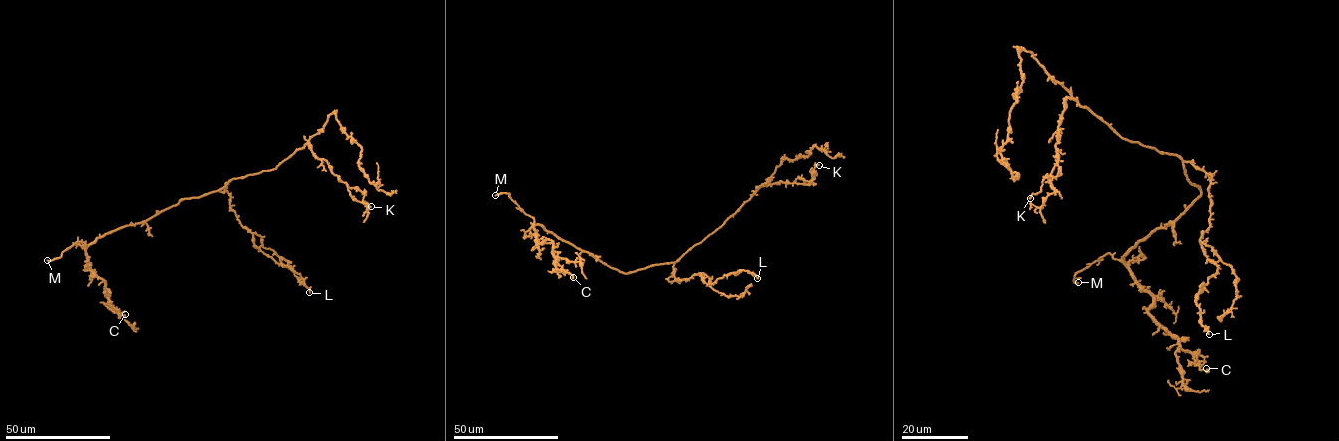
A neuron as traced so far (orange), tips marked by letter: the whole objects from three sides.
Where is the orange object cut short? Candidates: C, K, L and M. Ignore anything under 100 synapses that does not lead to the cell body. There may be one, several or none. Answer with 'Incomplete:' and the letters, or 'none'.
Incomplete: M

